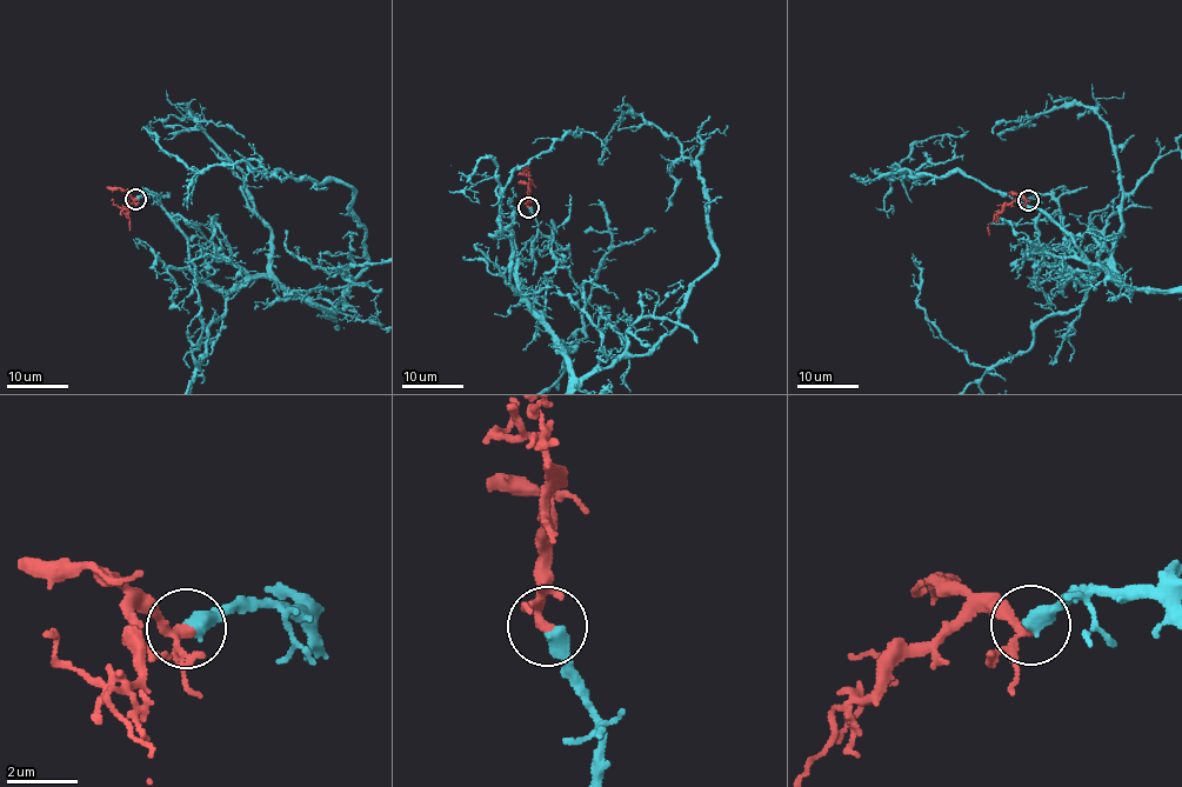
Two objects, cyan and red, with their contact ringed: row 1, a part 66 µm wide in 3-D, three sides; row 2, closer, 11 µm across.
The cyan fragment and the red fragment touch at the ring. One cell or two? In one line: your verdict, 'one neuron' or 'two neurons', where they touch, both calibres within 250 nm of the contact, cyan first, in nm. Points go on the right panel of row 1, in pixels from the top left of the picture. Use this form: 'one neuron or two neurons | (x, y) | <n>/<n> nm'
one neuron | (1028, 200) | 480/180 nm

